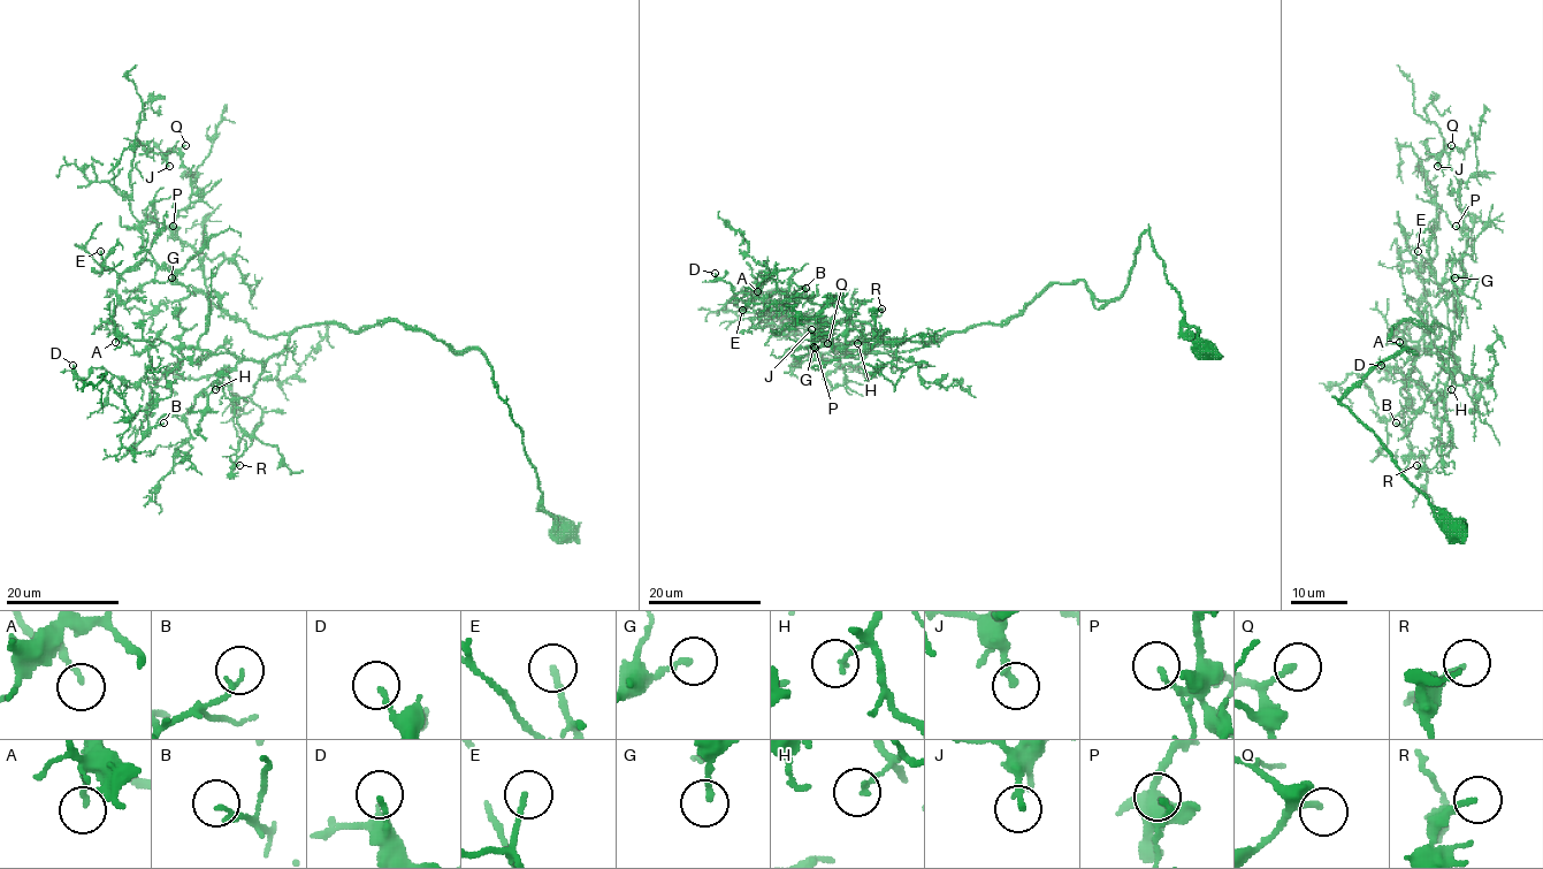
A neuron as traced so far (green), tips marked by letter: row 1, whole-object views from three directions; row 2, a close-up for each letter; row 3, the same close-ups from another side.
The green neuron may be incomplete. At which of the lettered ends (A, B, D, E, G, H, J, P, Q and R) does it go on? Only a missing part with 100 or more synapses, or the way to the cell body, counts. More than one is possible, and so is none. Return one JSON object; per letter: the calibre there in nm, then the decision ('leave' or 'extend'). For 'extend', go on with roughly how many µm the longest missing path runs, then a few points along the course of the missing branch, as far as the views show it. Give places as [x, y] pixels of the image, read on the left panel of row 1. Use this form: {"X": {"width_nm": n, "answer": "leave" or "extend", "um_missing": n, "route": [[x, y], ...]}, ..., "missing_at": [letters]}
{"A": {"width_nm": 130, "answer": "leave"}, "B": {"width_nm": 170, "answer": "leave"}, "D": {"width_nm": 140, "answer": "leave"}, "E": {"width_nm": 150, "answer": "leave"}, "G": {"width_nm": 180, "answer": "leave"}, "H": {"width_nm": 150, "answer": "leave"}, "J": {"width_nm": 200, "answer": "leave"}, "P": {"width_nm": 140, "answer": "leave"}, "Q": {"width_nm": 170, "answer": "leave"}, "R": {"width_nm": 150, "answer": "leave"}, "missing_at": []}

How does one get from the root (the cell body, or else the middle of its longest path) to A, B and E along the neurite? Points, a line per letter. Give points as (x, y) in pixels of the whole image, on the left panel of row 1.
A: (563, 532), (476, 349), (386, 320), (357, 330), (303, 326), (265, 360), (119, 330), (115, 342)
B: (563, 532), (483, 355), (395, 321), (303, 326), (265, 360), (176, 348), (172, 394), (147, 414), (163, 422)
E: (563, 532), (480, 351), (386, 320), (260, 336), (153, 263), (116, 273), (100, 251)

